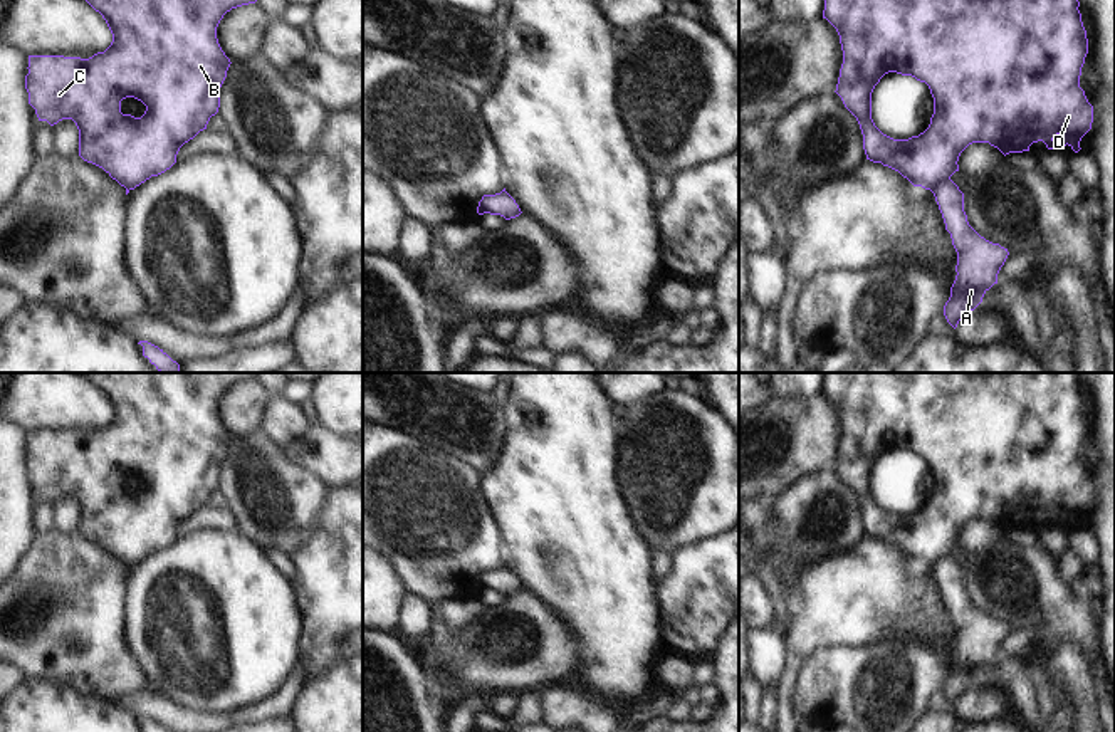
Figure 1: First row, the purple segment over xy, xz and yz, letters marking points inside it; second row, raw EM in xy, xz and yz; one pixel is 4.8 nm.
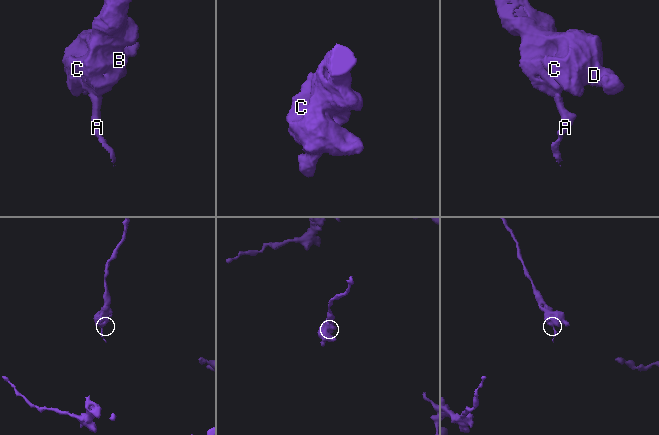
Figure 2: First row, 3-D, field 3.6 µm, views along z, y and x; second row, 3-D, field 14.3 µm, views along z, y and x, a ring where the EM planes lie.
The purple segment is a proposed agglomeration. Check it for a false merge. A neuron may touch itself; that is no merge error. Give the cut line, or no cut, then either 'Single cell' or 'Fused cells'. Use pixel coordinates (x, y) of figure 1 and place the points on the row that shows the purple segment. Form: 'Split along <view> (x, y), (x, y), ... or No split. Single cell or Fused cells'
Split along yz (949, 178), (944, 178), (931, 190). Fused cells

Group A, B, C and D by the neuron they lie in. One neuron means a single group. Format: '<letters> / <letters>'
A / B C D

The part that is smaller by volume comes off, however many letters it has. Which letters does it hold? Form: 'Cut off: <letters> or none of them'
Cut off: A

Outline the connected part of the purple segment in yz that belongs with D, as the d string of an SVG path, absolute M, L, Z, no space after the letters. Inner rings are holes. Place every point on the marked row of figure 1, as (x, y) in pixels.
M824 0L823 18L836 29L843 50L835 92L860 124L866 159L932 191L959 171L959 156L972 143L989 143L1004 156L1029 151L1038 141L1048 149L1068 144L1078 153L1093 123L1093 106L1080 87L1088 39L1078 7L1078 0ZM888 72L912 76L930 89L934 114L919 136L893 139L872 119L872 92Z

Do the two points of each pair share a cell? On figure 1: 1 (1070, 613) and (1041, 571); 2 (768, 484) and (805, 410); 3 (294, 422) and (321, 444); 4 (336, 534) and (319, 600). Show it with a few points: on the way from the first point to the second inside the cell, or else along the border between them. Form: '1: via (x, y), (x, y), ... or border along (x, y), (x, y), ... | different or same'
1: via (1060, 603), (1041, 581) | same
2: via (768, 465), (771, 457), (800, 428) | same
3: border along (308, 423), (296, 437), (279, 445) | different
4: via (336, 551), (336, 583) | same

